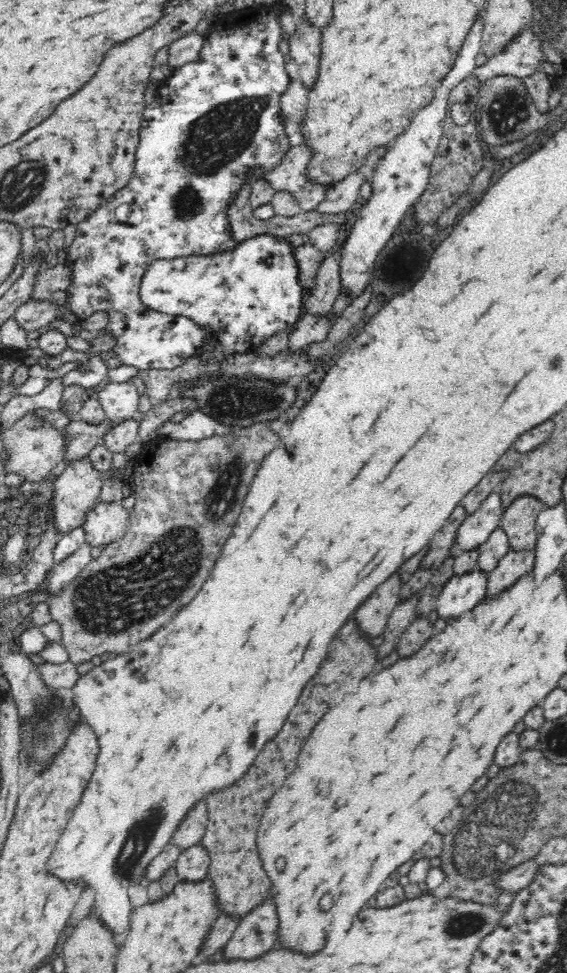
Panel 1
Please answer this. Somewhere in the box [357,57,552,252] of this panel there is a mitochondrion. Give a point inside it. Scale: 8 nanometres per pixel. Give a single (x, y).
(506, 111)

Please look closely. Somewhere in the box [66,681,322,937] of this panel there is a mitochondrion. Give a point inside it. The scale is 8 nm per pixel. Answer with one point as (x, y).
(139, 837)

